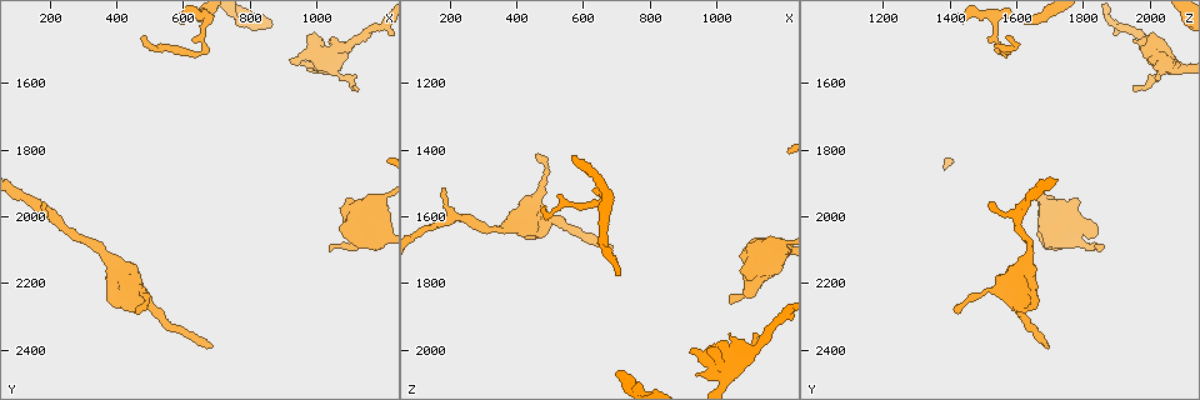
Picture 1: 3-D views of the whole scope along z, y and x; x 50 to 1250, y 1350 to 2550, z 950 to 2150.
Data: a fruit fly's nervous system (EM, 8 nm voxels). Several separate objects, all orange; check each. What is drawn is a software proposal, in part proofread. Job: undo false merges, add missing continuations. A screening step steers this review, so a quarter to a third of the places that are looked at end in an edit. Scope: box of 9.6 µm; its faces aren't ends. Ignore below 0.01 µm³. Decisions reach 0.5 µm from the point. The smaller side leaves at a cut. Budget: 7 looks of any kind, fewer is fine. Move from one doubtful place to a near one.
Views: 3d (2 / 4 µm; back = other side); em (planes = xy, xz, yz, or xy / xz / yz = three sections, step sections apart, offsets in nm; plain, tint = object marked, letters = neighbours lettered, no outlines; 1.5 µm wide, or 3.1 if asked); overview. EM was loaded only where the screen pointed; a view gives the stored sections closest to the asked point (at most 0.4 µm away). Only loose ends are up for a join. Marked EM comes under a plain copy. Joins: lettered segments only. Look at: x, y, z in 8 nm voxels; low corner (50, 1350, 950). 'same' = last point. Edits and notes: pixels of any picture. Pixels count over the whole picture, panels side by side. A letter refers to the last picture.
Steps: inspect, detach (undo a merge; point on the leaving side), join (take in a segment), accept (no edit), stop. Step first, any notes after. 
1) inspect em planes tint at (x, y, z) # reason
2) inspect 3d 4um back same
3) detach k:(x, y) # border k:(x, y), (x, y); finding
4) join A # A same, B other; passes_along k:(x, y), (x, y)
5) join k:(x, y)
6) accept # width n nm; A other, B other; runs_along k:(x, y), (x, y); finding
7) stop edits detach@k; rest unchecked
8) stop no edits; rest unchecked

inspect 3d 4um at (1080, 2050, 1840) # branch stops here

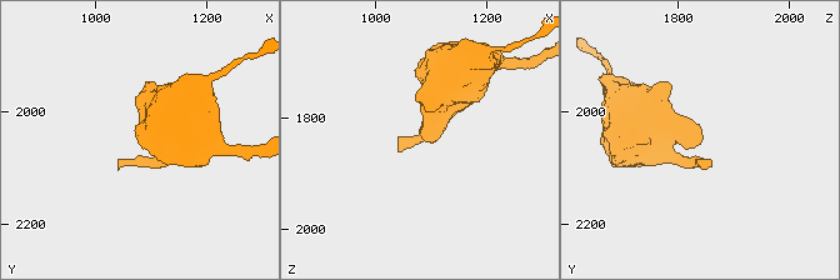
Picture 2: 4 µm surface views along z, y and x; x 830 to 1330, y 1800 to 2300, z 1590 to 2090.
inspect em planes letters at (1080, 2045, 1840)

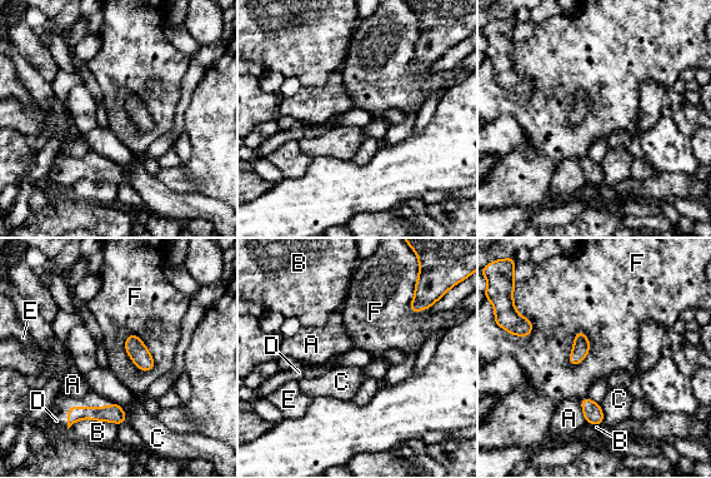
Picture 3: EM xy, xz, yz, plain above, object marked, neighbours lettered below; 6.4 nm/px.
join D # A other, B other, C other, D same, E other, F other; passes_along 3:(114, 413), (80, 407), (56, 421); it goes on there

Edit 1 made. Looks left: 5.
inspect overview # see it whole again

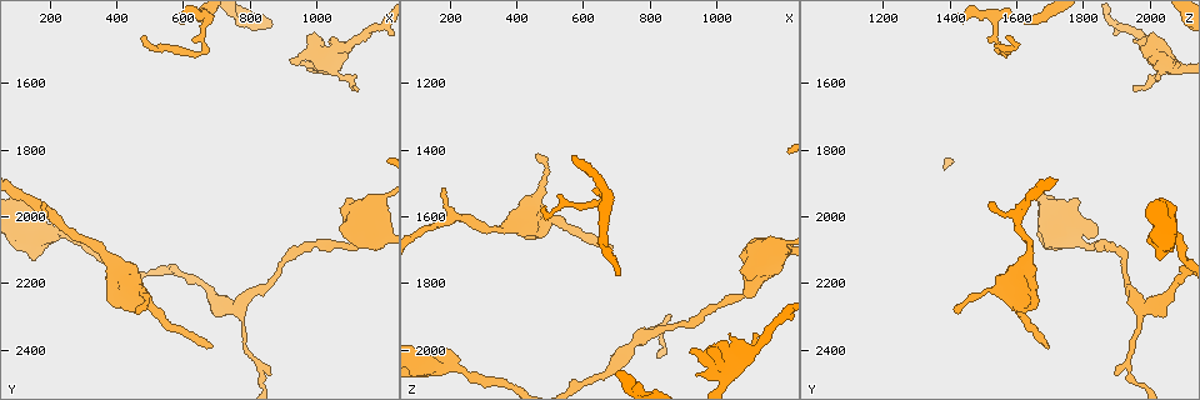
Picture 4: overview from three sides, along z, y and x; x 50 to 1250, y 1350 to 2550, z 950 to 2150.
inspect 3d 2um at (690, 2390, 1690) # thin end

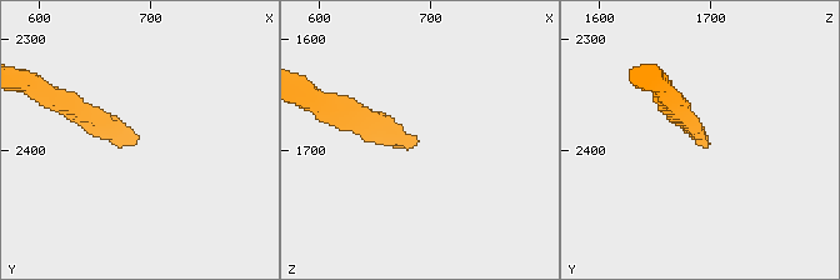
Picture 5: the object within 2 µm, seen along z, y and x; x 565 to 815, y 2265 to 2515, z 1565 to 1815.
inspect em xz step 4 letters at (690, 2392, 1694) # shape alone is not enough

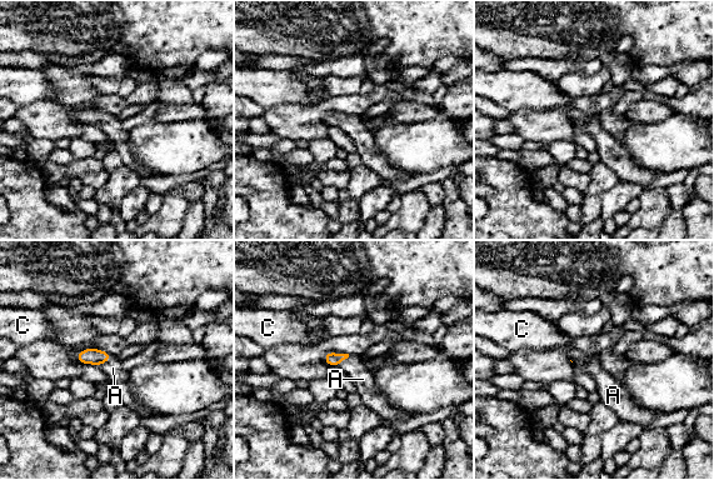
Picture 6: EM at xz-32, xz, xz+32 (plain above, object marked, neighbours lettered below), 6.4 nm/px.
inspect em planes letters same # another direction

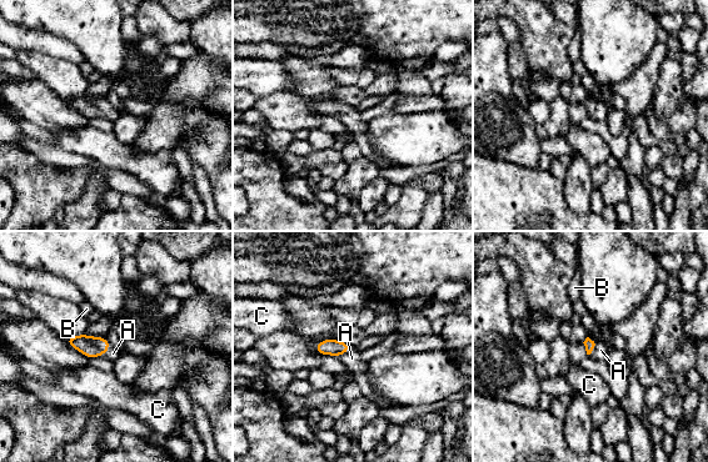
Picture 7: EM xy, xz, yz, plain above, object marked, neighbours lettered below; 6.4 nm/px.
join A # A same, B other, C other; passes_along 7:(89, 346), (103, 353), (113, 353); it goes on there

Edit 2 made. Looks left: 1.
stop edits join@3, join@7; rest unchecked

